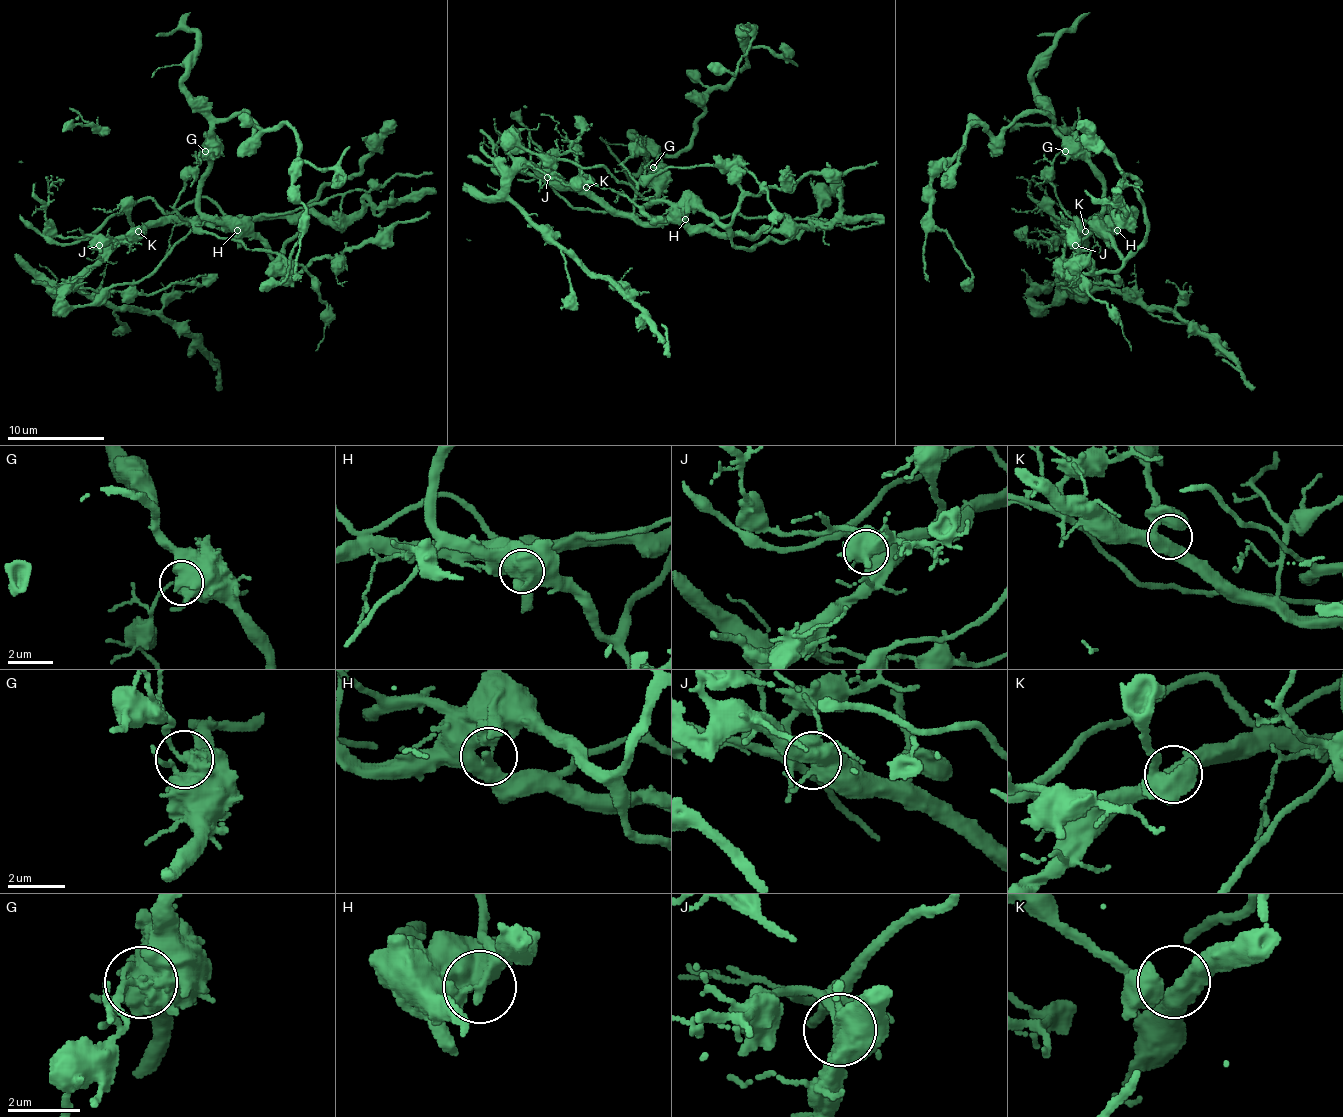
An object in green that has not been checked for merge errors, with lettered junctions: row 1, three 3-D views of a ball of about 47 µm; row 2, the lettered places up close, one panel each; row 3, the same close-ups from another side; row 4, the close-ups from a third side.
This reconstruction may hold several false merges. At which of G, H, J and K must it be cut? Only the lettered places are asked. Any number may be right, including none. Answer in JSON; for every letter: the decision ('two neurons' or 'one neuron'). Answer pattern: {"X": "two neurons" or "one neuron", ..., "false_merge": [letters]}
{"G": "two neurons", "H": "two neurons", "J": "one neuron", "K": "one neuron", "false_merge": ["G", "H"]}

